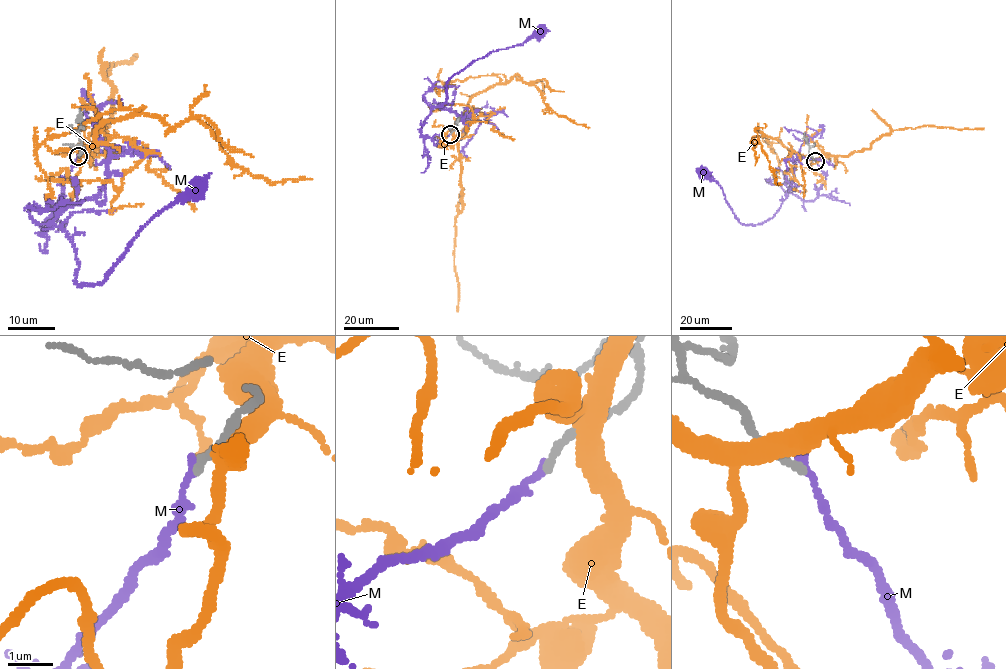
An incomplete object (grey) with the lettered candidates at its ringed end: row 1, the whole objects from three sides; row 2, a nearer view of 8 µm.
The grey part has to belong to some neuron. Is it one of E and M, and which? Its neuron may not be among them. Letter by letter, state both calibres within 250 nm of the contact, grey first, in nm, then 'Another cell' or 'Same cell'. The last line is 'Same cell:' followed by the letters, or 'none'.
E: Thickness 240 nm (grey) against 380 nm. Another cell
M: Thickness 170 nm (grey) against 150 nm. Same cell
Same cell: M

